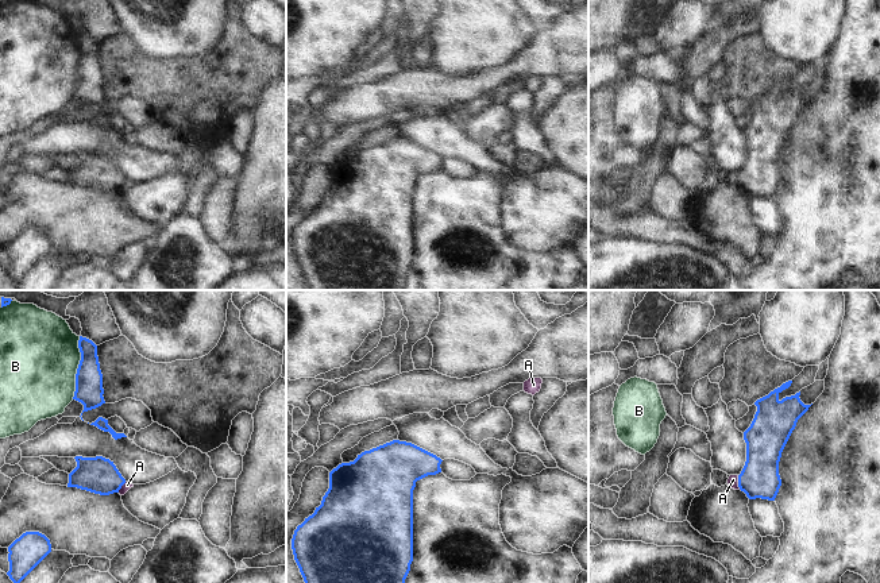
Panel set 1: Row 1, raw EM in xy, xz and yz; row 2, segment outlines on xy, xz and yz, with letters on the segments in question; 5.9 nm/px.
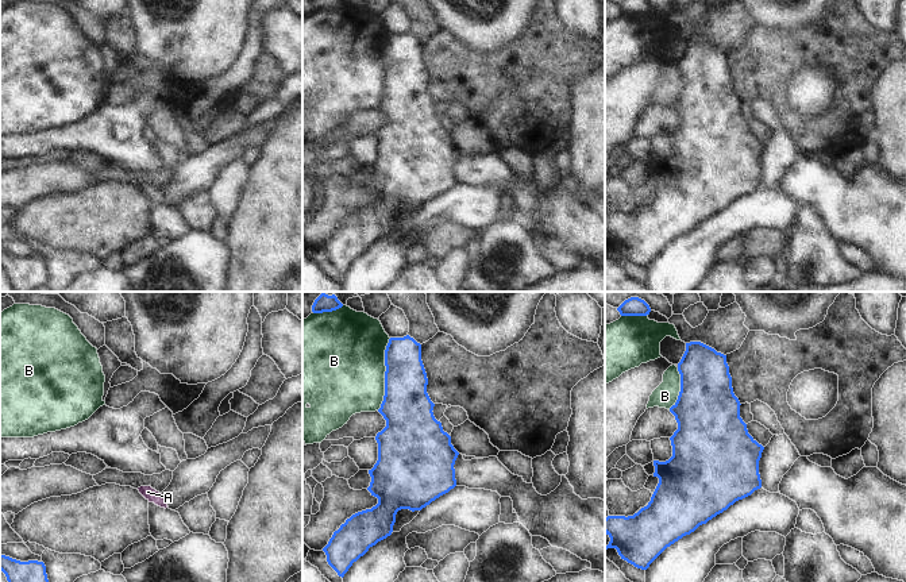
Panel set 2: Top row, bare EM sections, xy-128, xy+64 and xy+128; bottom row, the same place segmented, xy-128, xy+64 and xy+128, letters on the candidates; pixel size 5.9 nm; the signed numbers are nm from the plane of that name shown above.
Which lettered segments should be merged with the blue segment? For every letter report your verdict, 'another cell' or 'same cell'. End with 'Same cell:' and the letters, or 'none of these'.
A: another cell
B: another cell
Same cell: none of these

